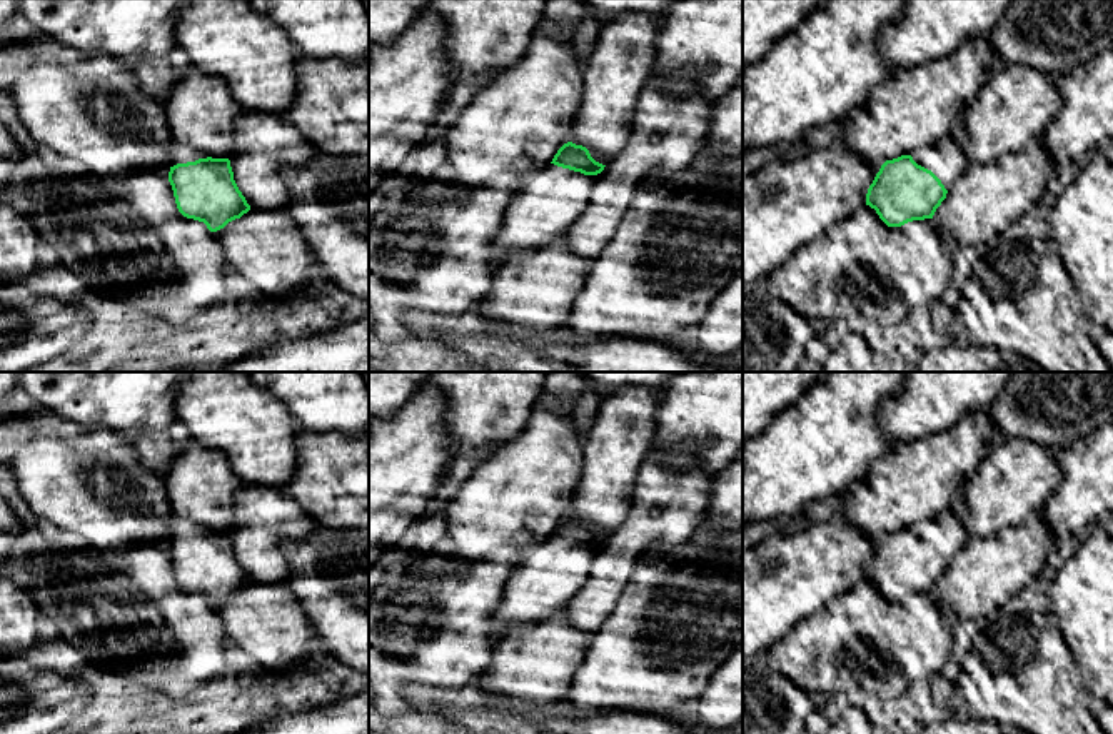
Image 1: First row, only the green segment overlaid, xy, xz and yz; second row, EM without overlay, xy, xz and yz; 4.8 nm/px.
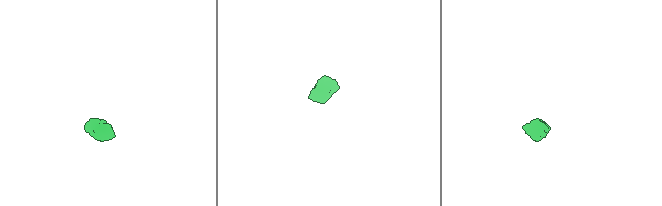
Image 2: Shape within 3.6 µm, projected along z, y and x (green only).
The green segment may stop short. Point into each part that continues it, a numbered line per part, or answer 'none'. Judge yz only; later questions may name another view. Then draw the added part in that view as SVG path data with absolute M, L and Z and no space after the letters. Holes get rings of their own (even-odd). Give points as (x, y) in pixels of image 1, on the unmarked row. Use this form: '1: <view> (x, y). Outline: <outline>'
1: yz (948, 532). Outline: M956 504L934 519L916 522L913 534L931 544L946 564L971 540L966 525L966 512Z

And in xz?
1: xz (543, 586). Outline: M551 537L532 559L511 571L492 624L502 632L521 631L566 609L586 586L589 549Z

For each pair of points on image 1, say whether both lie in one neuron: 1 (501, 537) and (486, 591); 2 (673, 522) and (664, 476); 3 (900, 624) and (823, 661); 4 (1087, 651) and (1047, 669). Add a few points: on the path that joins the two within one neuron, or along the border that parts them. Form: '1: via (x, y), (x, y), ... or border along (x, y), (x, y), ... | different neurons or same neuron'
1: border along (521, 554), (498, 551), (476, 559), (469, 566) | different neurons
2: via (671, 511), (671, 487) | same neuron
3: via (881, 631), (856, 631), (841, 643) | same neuron
4: border along (1055, 623), (1077, 666), (1082, 686), (1088, 694) | different neurons

